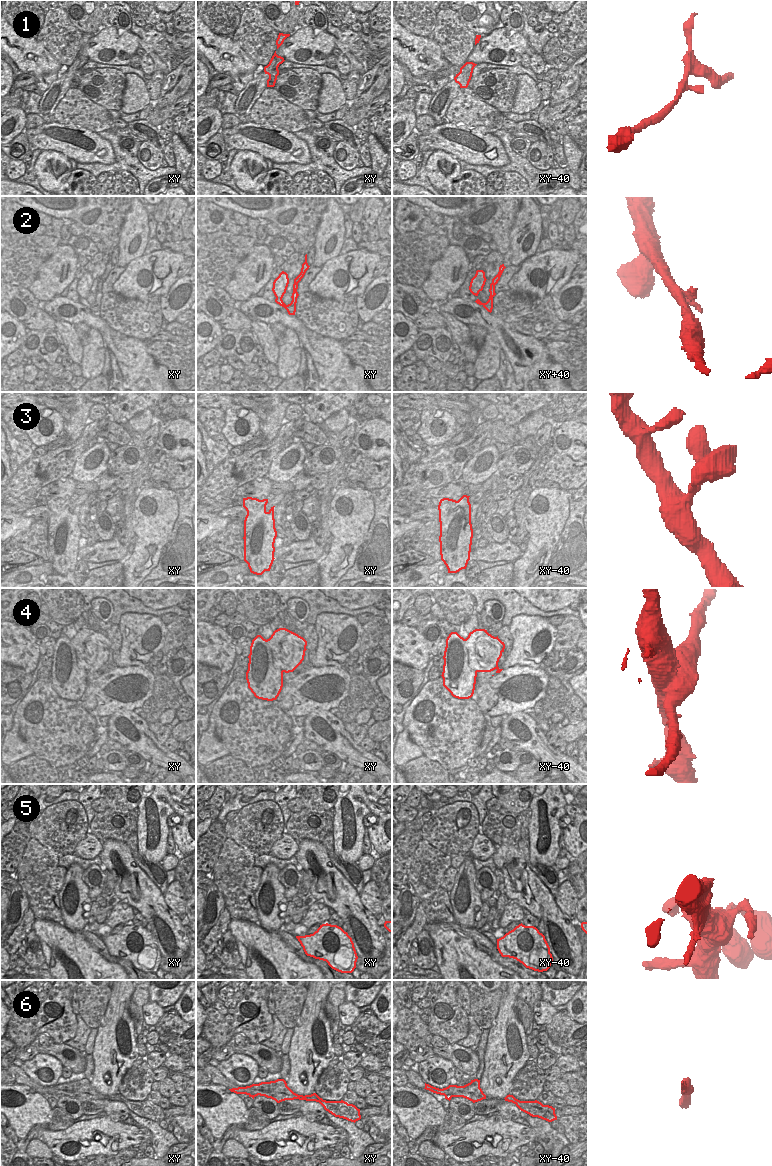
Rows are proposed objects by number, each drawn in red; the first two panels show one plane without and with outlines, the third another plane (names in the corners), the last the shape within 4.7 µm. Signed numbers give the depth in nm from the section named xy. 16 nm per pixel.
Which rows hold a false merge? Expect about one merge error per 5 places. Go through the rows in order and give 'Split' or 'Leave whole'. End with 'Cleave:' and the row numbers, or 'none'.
1: Leave whole
2: Leave whole
3: Leave whole
4: Split
5: Leave whole
6: Leave whole
Cleave: 4.

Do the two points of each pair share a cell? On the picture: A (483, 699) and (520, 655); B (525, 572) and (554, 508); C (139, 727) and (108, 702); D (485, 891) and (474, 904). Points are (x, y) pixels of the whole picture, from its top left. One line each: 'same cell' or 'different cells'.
A: different cells
B: same cell
C: different cells
D: different cells

